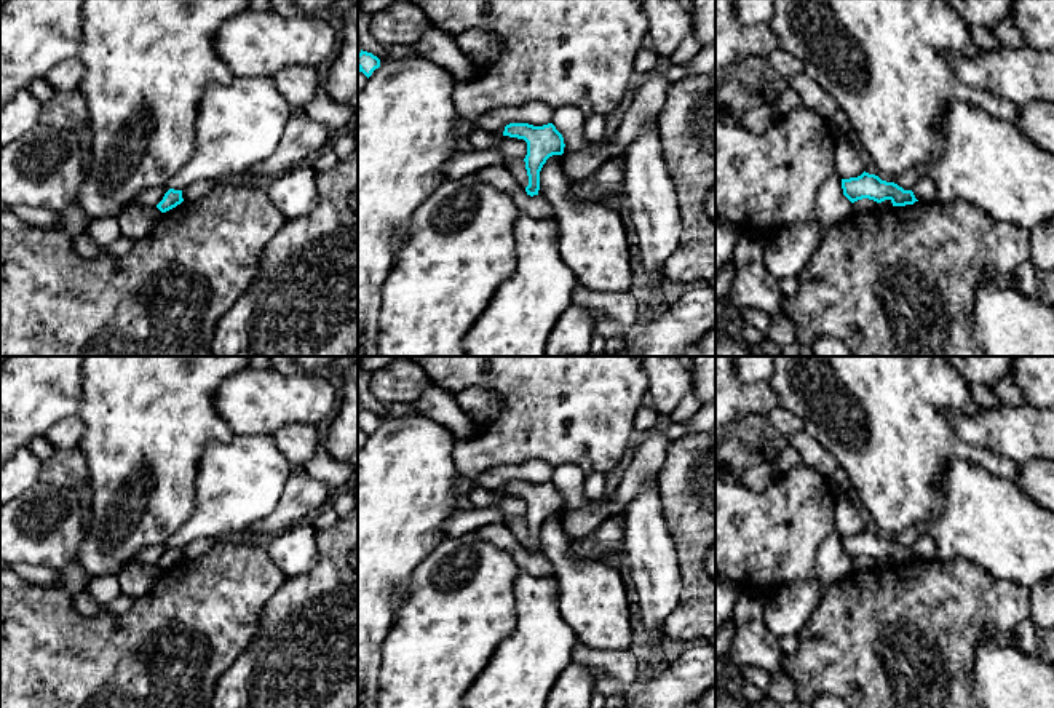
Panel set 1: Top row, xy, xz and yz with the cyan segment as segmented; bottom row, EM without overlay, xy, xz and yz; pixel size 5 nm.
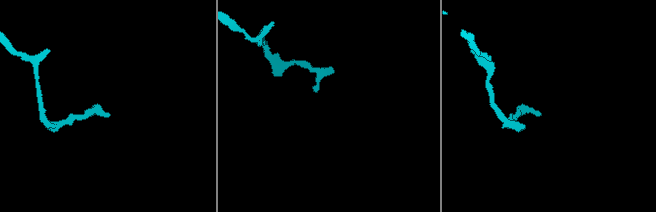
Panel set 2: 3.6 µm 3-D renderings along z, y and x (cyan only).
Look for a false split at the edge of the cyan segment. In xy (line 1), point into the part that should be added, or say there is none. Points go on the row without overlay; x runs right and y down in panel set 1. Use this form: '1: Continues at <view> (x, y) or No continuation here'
1: No continuation here

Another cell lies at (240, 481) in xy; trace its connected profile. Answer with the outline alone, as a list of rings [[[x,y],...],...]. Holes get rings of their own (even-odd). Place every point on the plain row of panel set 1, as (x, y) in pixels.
[[[235,435],[230,441],[209,443],[198,462],[195,510],[172,534],[171,547],[249,531],[275,510],[291,473],[292,465],[271,435]]]

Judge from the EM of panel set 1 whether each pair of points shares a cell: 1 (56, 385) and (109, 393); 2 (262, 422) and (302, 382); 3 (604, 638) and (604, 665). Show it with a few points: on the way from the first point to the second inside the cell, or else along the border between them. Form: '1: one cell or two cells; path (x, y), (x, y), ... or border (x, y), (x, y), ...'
1: two cells; border (83, 373), (82, 408), (75, 414)
2: one cell; path (272, 413), (293, 392)
3: two cells; border (578, 640), (594, 649), (630, 649)

